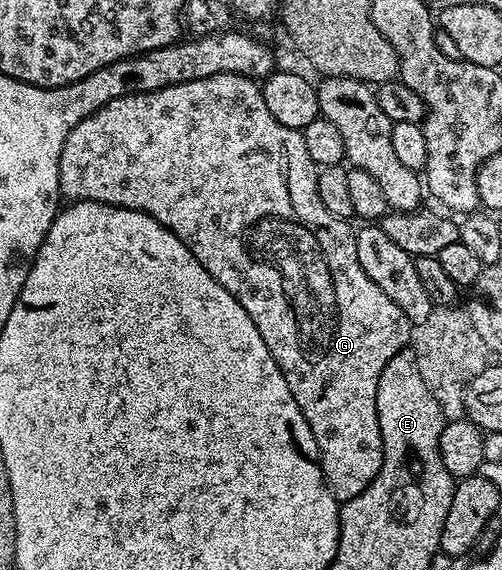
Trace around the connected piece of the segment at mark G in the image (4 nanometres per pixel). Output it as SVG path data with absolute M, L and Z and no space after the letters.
M217 73L213 77L201 77L201 81L185 81L181 85L169 85L165 89L157 89L153 93L122 95L113 101L109 101L109 105L105 105L99 111L94 111L89 117L85 117L85 121L81 121L72 129L65 141L65 149L61 149L59 194L67 201L93 199L96 203L109 203L115 207L128 207L134 211L144 211L149 217L153 217L158 221L161 226L169 228L186 245L189 253L193 253L193 257L197 257L197 261L201 261L203 268L238 301L241 309L245 309L245 313L249 313L249 317L253 317L253 325L257 325L261 337L265 337L265 345L269 345L269 353L273 353L273 361L277 361L277 365L281 369L281 373L285 377L285 381L289 385L289 389L293 393L293 397L297 401L305 421L309 421L309 429L313 429L313 437L319 450L317 457L327 479L328 487L333 492L335 499L340 503L344 503L361 493L365 493L365 489L369 489L369 485L375 480L377 473L381 469L383 446L381 445L381 425L379 424L379 414L377 413L377 381L381 381L381 369L385 369L385 365L389 365L389 361L393 361L396 353L402 351L404 347L410 344L413 325L407 320L405 313L401 313L401 309L397 309L397 305L393 305L393 301L389 301L389 297L385 297L385 293L381 293L381 289L377 289L377 285L373 285L373 281L367 276L365 269L361 269L361 261L357 261L357 245L355 244L355 231L351 227L352 224L348 220L333 217L333 213L329 213L329 209L325 209L325 204L321 202L321 193L317 193L317 177L319 172L320 168L316 167L313 157L309 157L309 153L305 149L303 132L295 131L289 125L281 125L281 121L277 121L277 117L273 117L273 113L269 113L269 109L265 105L262 86L252 76Z

